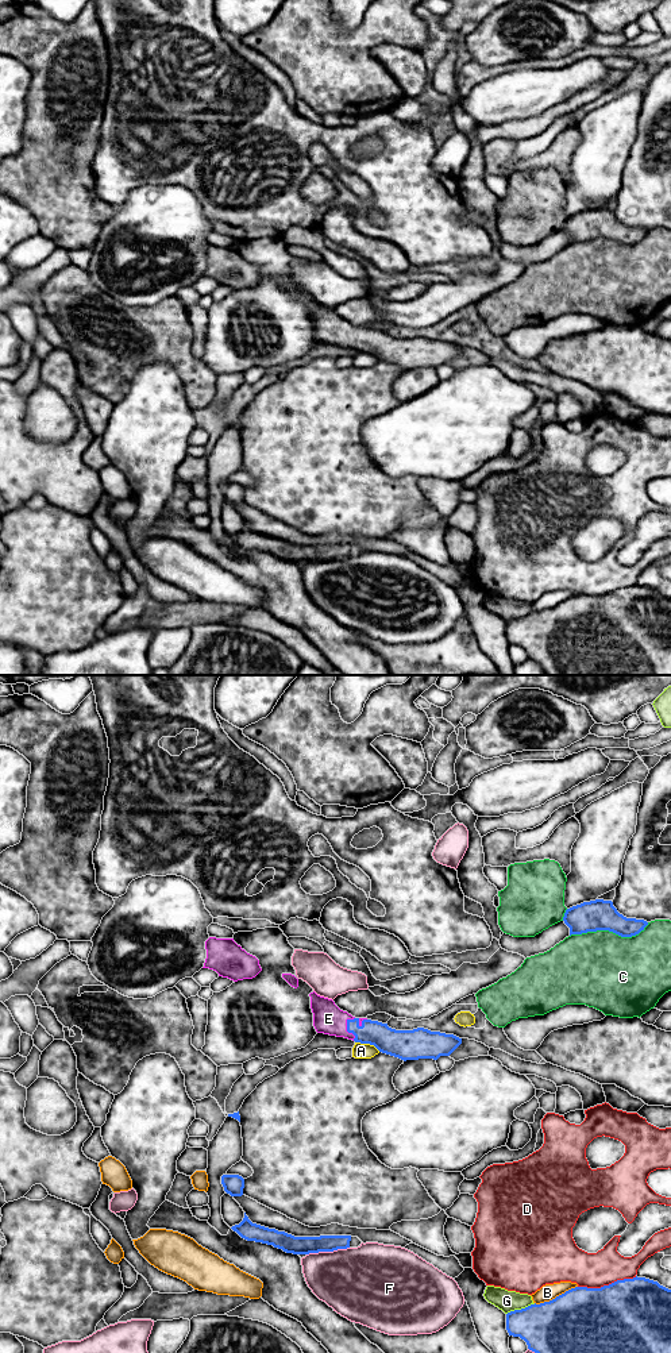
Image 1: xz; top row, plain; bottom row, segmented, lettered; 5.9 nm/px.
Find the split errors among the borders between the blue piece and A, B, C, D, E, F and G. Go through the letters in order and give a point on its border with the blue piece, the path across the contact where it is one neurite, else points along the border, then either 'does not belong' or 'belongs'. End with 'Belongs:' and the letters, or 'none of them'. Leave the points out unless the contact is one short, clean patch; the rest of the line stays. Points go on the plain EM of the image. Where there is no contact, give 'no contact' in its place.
A: xz (367, 351) | does not belong
B: xz (556, 605) | does not belong
C: xz (609, 239) | does not belong
D: xz (606, 594) | does not belong
E: xz (347, 336) | across xz (386, 349), (373, 340), (347, 336), (328, 327) | belongs
F: xz (327, 559) | does not belong
G: xz (521, 617) | does not belong
Belongs: E

